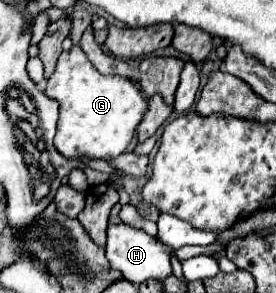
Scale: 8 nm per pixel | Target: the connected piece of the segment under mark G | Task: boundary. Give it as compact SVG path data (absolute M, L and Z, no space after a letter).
M74 46L70 52L62 52L54 74L48 78L44 94L60 104L54 148L68 160L112 160L120 156L134 138L136 126L148 108L142 92L136 88L136 82L124 76L100 74L80 46Z

